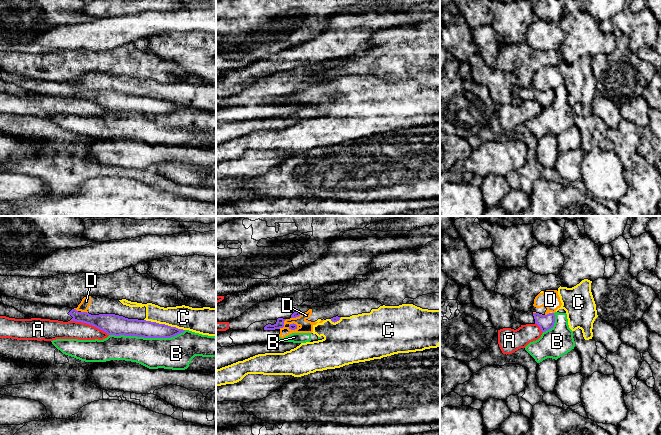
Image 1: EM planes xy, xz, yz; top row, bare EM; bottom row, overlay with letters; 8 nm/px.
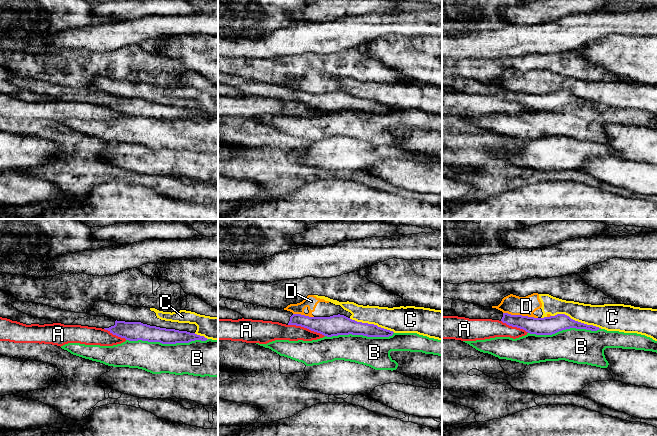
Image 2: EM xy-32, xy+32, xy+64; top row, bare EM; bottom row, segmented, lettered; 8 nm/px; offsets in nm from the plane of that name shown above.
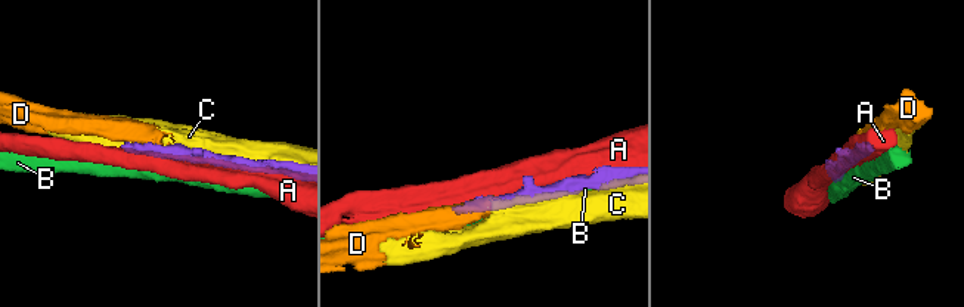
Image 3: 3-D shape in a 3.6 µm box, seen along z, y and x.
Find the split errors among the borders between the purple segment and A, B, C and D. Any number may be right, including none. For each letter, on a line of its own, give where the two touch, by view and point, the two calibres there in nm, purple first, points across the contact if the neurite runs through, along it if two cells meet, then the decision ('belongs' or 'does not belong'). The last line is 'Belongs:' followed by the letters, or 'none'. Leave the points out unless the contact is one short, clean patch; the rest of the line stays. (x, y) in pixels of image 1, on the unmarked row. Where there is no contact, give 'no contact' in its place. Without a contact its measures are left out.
A: contact xy (89, 100); calibres 170 and 140 nm; does not belong
B: contact xy (147, 113); calibres 160 and 260 nm; does not belong
C: contact xy (164, 100); calibres 140 and 190 nm; does not belong
D: contact xz (283, 101); calibres 70 and 100 nm; border xz (286, 95), (283, 102), (279, 104); does not belong
Belongs: none

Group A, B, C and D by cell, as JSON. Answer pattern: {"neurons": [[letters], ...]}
{"neurons": [["A"], ["B"], ["C", "D"]]}

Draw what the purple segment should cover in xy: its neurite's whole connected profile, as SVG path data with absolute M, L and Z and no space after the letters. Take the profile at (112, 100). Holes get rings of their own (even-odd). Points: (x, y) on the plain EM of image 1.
M0 72L0 78L14 83L31 94L58 96L63 98L76 97L92 101L108 111L137 112L144 114L171 114L185 106L156 98L128 95L115 90L91 91L65 82L45 81Z

